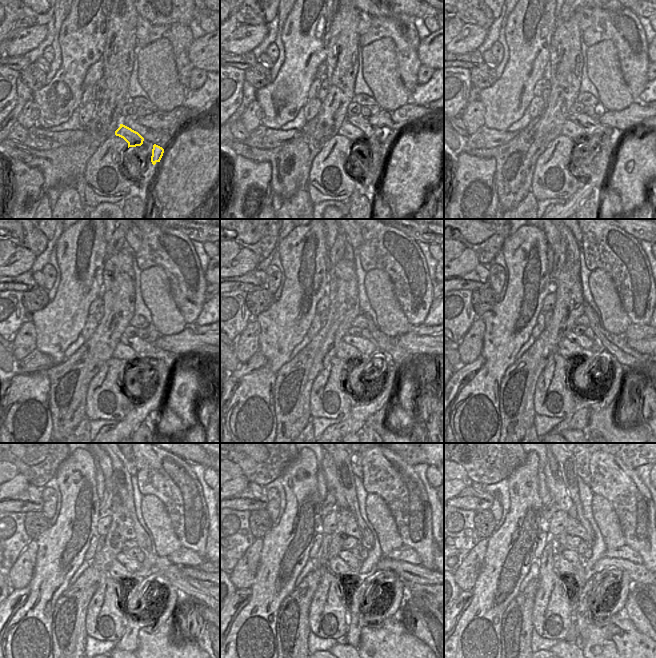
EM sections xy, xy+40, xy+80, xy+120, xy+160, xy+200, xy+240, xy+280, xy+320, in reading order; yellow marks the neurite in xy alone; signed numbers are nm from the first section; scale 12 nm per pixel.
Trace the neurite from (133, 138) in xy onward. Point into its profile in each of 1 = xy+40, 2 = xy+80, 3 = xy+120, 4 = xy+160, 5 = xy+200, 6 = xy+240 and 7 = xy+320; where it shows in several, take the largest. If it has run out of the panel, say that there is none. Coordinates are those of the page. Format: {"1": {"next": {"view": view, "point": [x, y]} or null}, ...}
{"1": {"next": {"view": "xy+40", "point": [354, 134]}}, "2": {"next": {"view": "xy+80", "point": [569, 129]}}, "3": {"next": {"view": "xy+120", "point": [122, 352]}}, "4": {"next": {"view": "xy+160", "point": [346, 352]}}, "5": {"next": {"view": "xy+200", "point": [567, 349]}}, "6": {"next": {"view": "xy+240", "point": [117, 571]}}, "7": {"next": {"view": "xy+320", "point": [561, 566]}}}

